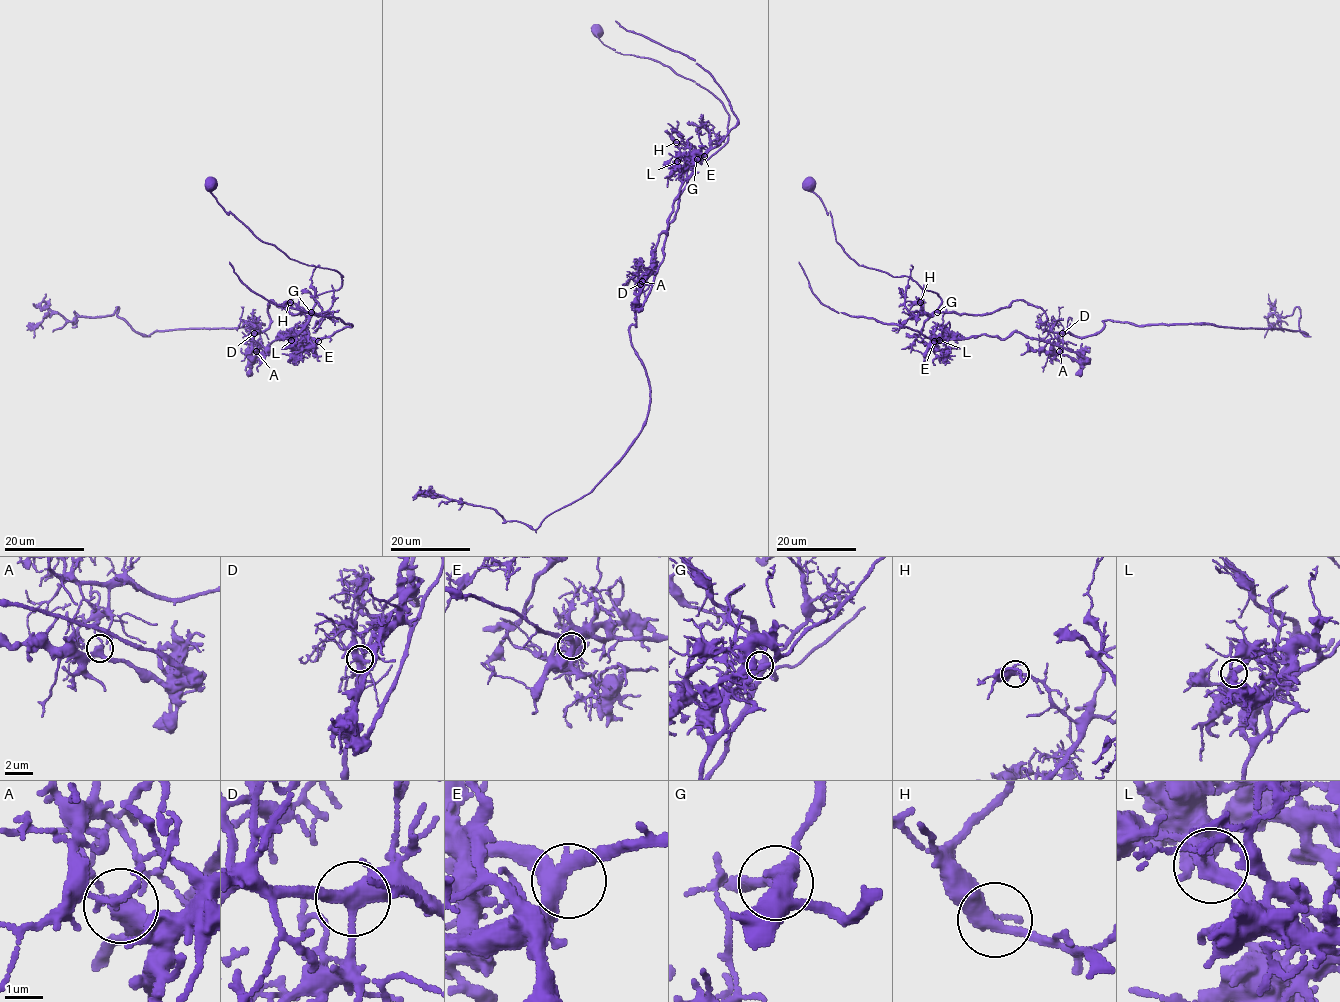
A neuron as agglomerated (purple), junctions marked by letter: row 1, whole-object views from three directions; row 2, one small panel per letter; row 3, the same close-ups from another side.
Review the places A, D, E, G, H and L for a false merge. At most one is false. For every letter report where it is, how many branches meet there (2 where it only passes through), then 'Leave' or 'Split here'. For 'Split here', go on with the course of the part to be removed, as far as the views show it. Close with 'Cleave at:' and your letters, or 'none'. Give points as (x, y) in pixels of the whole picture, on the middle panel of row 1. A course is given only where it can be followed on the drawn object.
A: Place: (642, 281). Branches: 3. Split here. Course of the part to remove: (643, 281), (642, 304), (664, 257), (668, 219), (687, 170), (737, 118), (694, 60), (615, 21)
D: Place: (640, 284). Branches: 3. Leave
E: Place: (704, 156). Branches: 3. Leave
G: Place: (697, 159). Branches: 3. Leave
H: Place: (676, 142). Branches: 3. Leave
L: Place: (677, 161). Branches: 3. Leave
Cleave at: A

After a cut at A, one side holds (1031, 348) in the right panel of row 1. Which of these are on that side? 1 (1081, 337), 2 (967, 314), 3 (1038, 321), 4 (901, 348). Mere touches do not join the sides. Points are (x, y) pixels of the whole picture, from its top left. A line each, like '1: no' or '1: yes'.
1: no
2: no
3: no
4: no

